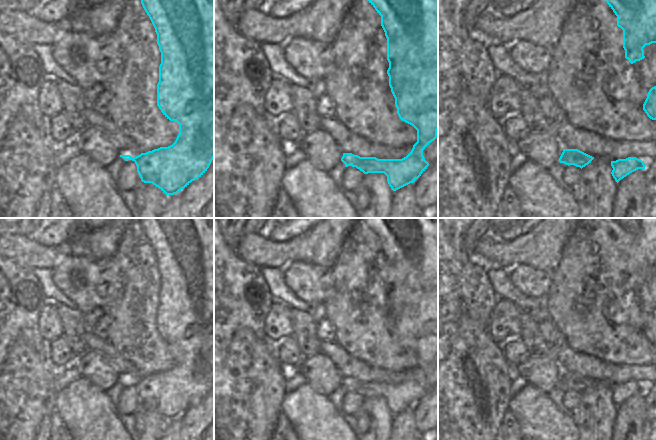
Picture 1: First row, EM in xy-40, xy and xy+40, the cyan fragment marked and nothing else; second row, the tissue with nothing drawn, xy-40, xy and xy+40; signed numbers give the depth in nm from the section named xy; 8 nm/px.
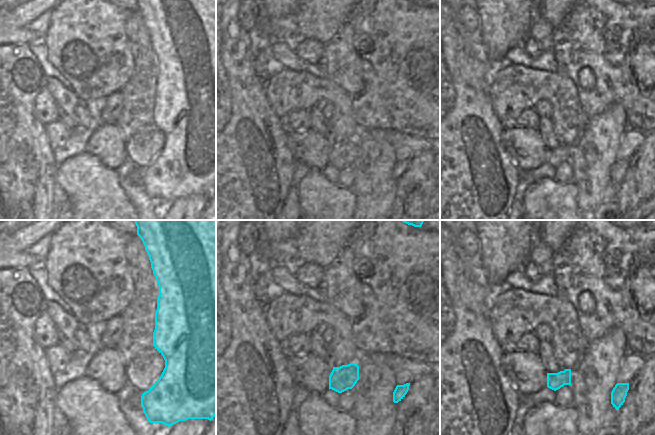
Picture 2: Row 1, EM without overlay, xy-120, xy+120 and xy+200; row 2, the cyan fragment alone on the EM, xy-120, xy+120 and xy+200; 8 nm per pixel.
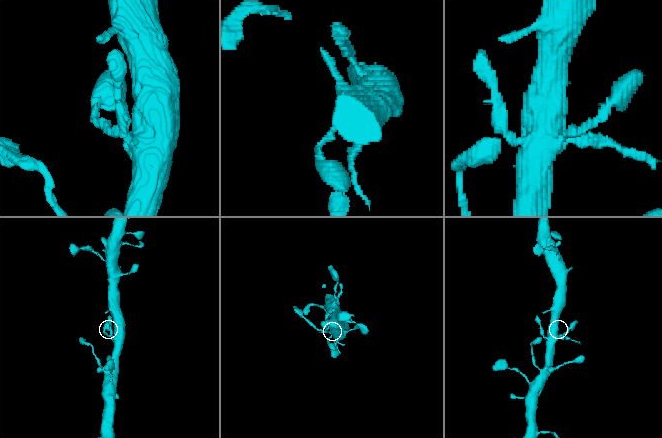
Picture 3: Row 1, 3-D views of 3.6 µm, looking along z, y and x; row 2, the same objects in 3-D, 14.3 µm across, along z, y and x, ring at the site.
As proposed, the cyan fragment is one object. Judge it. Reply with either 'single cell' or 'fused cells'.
single cell

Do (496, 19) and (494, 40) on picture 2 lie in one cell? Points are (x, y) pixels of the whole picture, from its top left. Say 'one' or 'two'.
one

